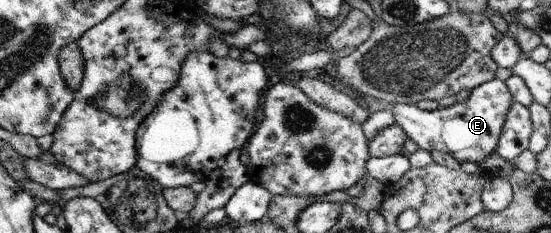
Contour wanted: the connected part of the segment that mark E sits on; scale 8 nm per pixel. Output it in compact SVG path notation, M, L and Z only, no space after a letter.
M496 78L475 87L465 101L456 102L449 107L440 106L434 110L423 110L411 104L384 103L362 96L359 96L358 100L363 102L371 113L390 109L396 124L404 129L407 137L410 137L419 149L450 153L460 163L470 161L476 164L496 151L506 115L514 102L506 82Z

